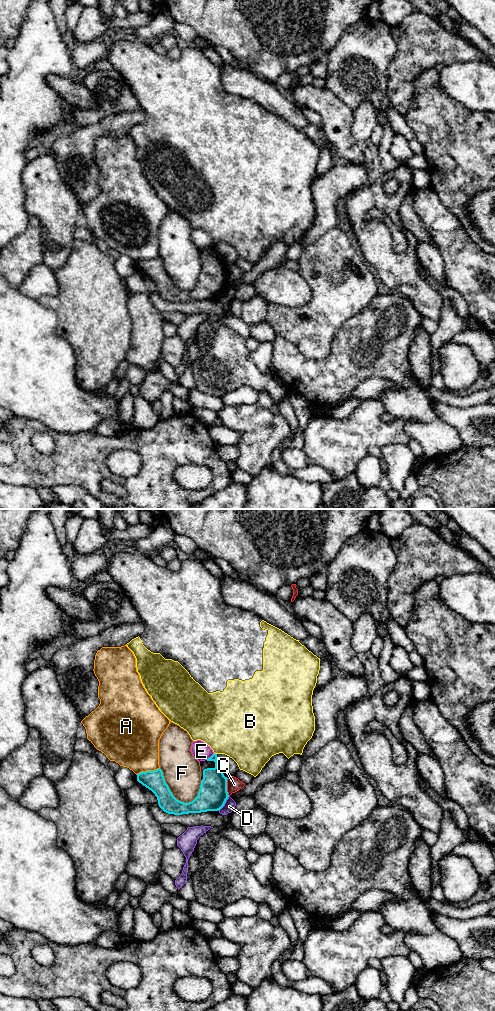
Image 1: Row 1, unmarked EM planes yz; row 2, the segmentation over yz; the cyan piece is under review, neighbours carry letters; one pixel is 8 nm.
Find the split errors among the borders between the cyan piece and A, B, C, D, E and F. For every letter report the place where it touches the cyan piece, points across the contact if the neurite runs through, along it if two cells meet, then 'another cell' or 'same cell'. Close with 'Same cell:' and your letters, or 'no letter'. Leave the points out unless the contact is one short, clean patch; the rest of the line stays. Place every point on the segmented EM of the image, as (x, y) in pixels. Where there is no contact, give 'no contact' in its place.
A: yz (147, 771) | another cell
B: yz (214, 753) | another cell
C: yz (226, 787) | along yz (227, 778), (227, 793), (229, 795) | another cell
D: yz (224, 803) | another cell
E: yz (210, 757) | another cell
F: yz (172, 794) | another cell
Same cell: no letter

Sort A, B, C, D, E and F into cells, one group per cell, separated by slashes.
A / B / C / D / E / F

